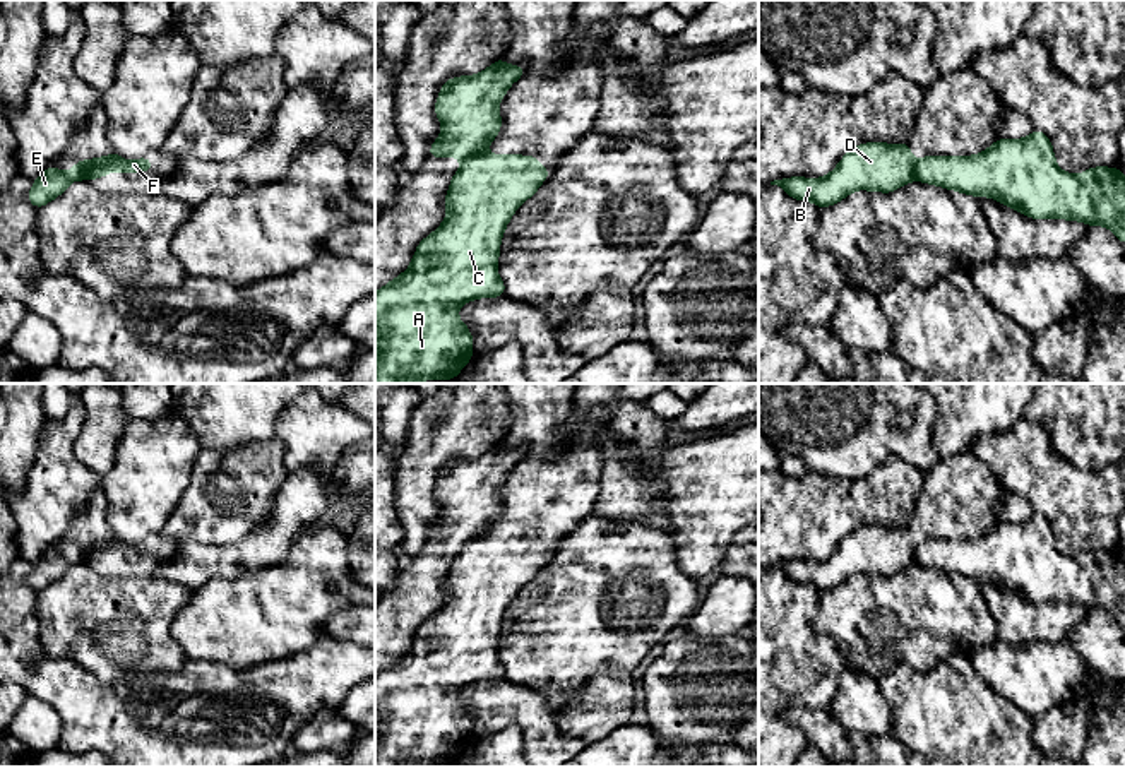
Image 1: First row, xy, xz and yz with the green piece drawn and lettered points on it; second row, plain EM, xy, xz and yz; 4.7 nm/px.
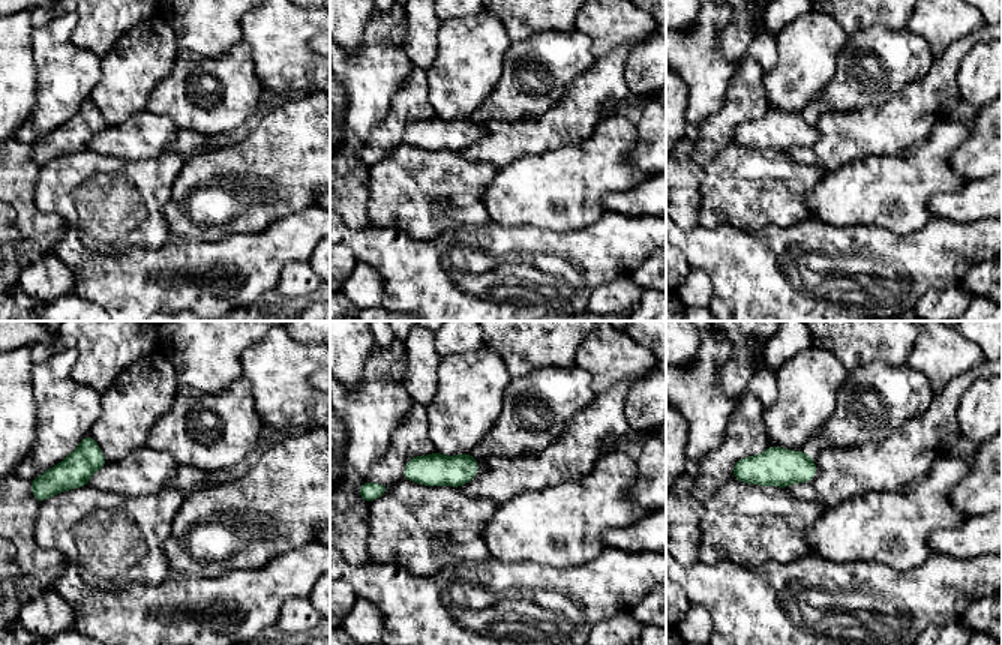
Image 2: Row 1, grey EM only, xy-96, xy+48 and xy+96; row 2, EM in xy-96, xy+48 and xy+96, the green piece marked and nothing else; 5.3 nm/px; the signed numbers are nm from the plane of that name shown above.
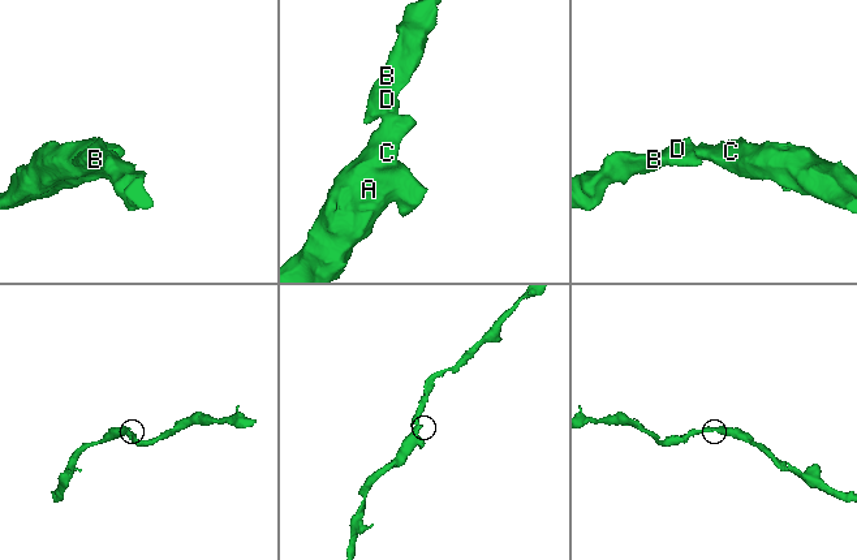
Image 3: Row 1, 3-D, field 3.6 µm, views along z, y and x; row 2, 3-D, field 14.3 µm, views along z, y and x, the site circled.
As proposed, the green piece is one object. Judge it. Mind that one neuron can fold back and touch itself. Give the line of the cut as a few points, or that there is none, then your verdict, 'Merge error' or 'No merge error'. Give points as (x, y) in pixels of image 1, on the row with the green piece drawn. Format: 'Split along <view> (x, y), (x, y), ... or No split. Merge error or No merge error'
Split along xy (103, 158), (93, 160), (86, 166), (84, 178). Merge error

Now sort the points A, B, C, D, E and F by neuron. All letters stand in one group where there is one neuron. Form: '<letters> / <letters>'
A C F / B D E

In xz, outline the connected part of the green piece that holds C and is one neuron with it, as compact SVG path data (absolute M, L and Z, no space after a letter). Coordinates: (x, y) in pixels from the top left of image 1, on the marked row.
M478 152L461 163L445 195L445 221L418 243L409 269L375 293L375 384L387 384L387 378L413 384L433 378L454 380L474 358L471 330L461 322L457 310L471 300L505 294L505 282L497 272L505 226L548 175L550 169L534 156Z

